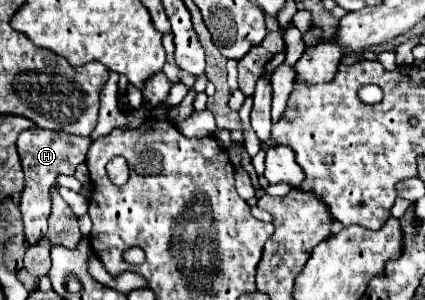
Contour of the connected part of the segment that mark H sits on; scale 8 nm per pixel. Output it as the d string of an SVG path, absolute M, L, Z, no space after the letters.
M27 128L17 138L17 150L21 156L23 172L25 172L25 190L19 200L19 210L23 214L25 226L25 242L27 246L37 244L47 234L47 218L51 214L51 190L57 188L59 174L75 174L77 164L85 162L87 150L91 146L91 138L79 138L63 132L49 132L41 128Z

